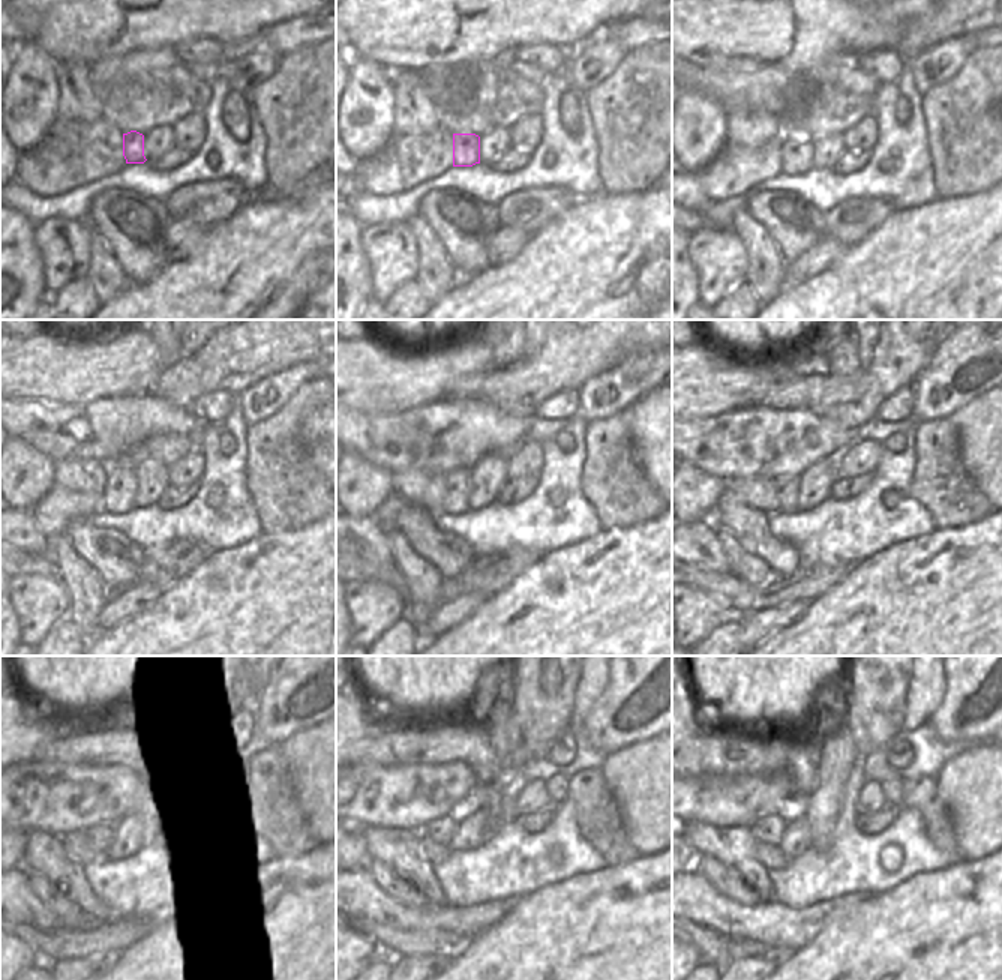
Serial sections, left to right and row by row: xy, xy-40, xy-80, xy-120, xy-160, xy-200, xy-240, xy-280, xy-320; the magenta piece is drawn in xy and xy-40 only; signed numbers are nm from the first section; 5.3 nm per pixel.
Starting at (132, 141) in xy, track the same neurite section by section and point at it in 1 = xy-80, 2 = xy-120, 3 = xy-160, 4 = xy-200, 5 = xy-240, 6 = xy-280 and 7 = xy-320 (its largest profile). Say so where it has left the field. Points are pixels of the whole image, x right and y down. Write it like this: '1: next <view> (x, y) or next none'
1: next xy-80 (797, 149)
2: next xy-120 (119, 494)
3: next xy-160 (458, 482)
4: next xy-200 (786, 485)
5: next xy-240 (102, 833)
6: next xy-280 (440, 830)
7: next xy-320 (768, 830)

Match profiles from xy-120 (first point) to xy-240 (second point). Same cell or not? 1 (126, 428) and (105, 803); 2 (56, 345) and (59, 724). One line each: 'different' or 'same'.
1: same
2: same

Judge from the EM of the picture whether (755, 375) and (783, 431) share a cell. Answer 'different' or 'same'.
different

